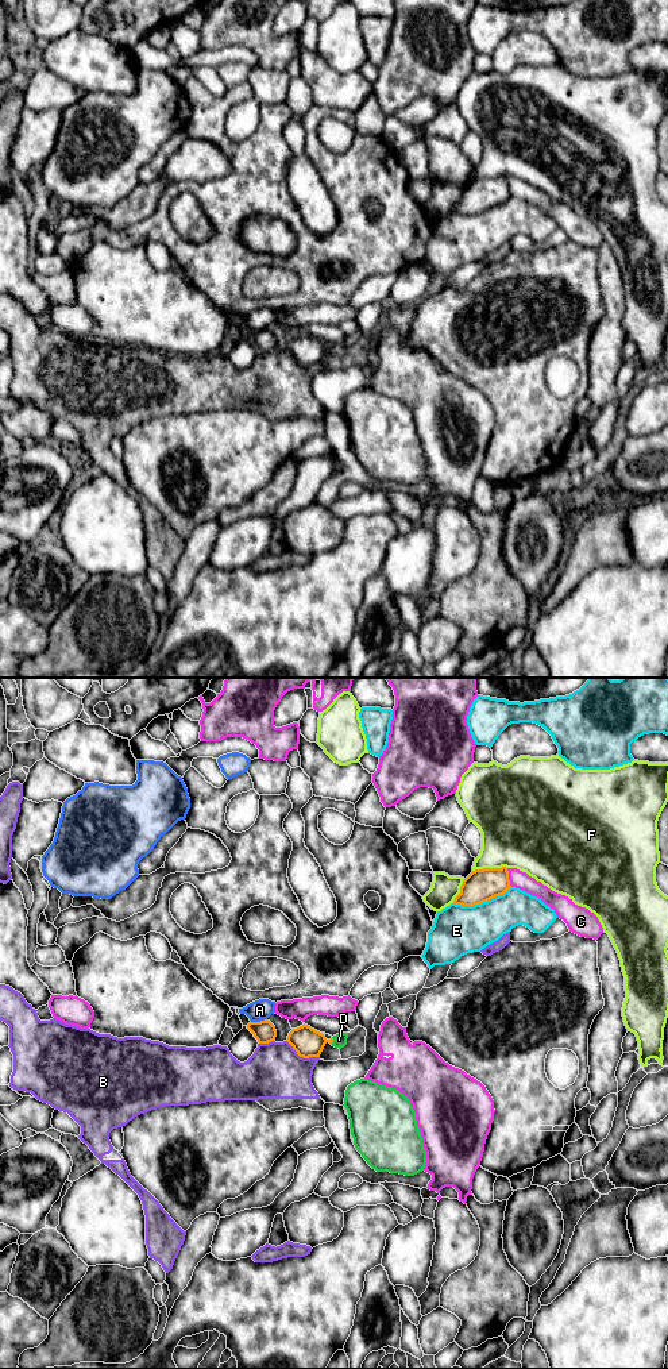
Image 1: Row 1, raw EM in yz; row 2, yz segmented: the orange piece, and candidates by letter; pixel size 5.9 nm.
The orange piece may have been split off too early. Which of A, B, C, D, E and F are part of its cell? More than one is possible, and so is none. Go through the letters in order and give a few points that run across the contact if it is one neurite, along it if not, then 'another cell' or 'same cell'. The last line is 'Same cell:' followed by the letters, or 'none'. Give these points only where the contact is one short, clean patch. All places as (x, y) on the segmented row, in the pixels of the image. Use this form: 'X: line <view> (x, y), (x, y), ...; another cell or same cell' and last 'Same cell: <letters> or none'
A: another cell
B: another cell
C: another cell
D: line yz (308, 1042), (332, 1041), (339, 1040); same cell
E: another cell
F: another cell
Same cell: D

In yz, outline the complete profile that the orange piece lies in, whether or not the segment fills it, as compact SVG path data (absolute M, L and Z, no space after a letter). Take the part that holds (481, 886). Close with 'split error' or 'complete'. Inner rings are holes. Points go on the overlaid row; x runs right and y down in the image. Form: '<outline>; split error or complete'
M506 867L475 869L463 880L460 894L453 903L462 906L480 905L503 895L510 887Z; complete

